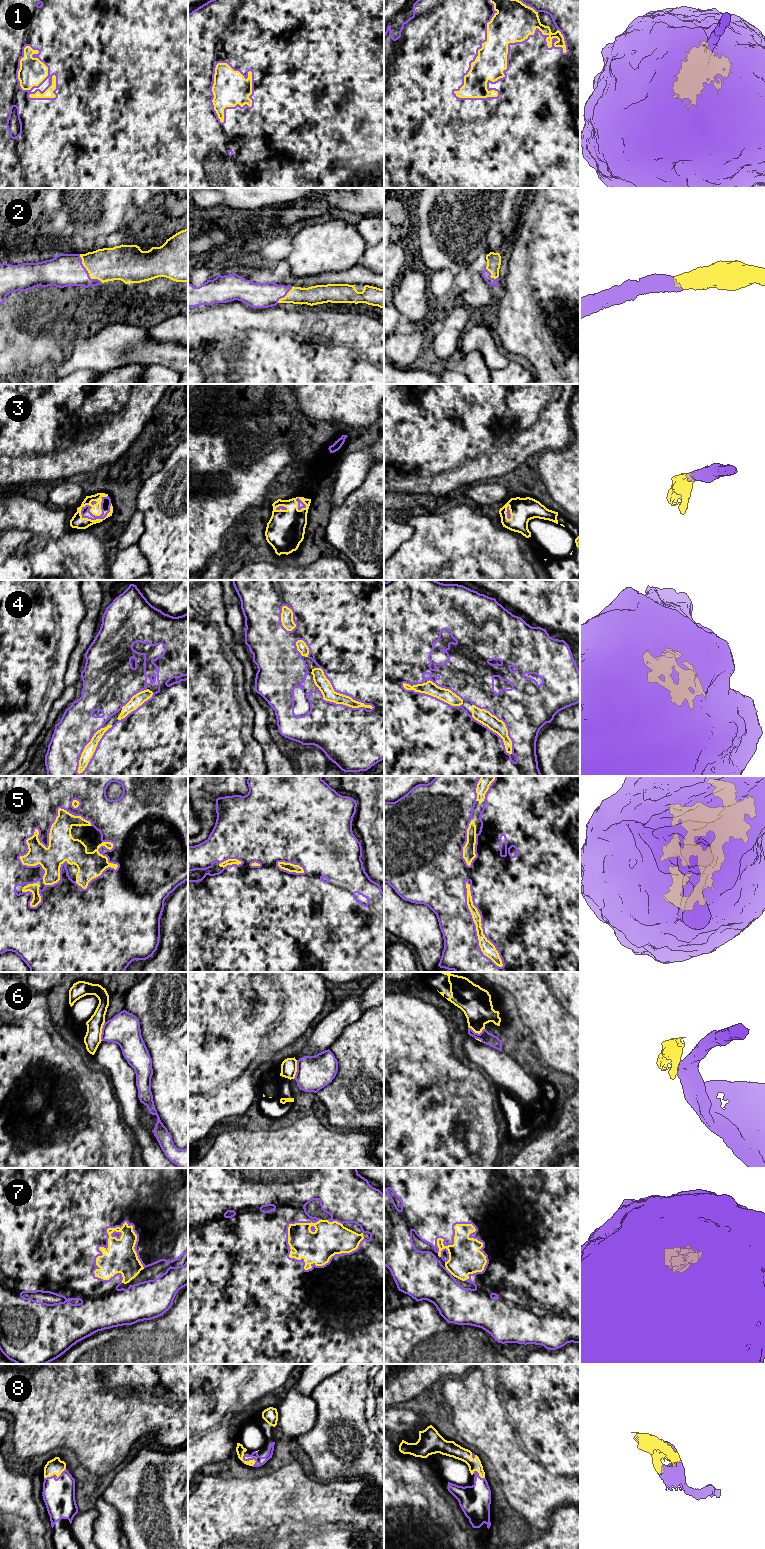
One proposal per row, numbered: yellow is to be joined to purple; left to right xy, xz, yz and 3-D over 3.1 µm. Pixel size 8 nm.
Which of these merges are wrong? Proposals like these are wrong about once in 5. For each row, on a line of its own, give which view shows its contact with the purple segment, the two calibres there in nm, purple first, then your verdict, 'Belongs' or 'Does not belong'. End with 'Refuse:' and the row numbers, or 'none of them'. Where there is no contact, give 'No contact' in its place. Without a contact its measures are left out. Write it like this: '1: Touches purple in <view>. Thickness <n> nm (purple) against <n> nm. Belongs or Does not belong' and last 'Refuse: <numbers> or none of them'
1: Touches purple in yz. Thickness 440 nm (purple) against 280 nm. Belongs
2: Touches purple in xy. Thickness 260 nm (purple) against 280 nm. Belongs
3: Touches purple in xy. Thickness 80 nm (purple) against 100 nm. Belongs
4: Touches purple in xz. Thickness 500 nm (purple) against 110 nm. Belongs
5: Touches purple in xy. Thickness 340 nm (purple) against 220 nm. Belongs
6: Touches purple in xy. Thickness 260 nm (purple) against 140 nm. Does not belong
7: Touches purple in xy. Thickness 400 nm (purple) against 260 nm. Belongs
8: Touches purple in xy. Thickness 260 nm (purple) against 130 nm. Belongs
Refuse: 6

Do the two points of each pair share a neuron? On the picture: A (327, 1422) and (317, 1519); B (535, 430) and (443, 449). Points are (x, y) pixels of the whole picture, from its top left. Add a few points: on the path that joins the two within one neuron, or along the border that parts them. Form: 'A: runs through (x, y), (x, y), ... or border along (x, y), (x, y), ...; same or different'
A: border along (353, 1478), (339, 1478), (330, 1481); different
B: runs through (512, 413), (481, 413), (466, 428); same

